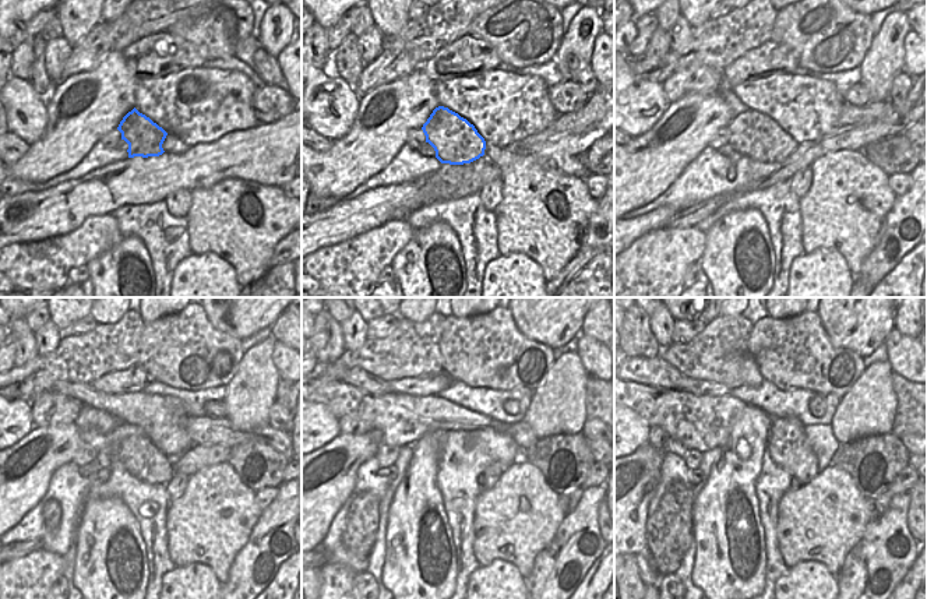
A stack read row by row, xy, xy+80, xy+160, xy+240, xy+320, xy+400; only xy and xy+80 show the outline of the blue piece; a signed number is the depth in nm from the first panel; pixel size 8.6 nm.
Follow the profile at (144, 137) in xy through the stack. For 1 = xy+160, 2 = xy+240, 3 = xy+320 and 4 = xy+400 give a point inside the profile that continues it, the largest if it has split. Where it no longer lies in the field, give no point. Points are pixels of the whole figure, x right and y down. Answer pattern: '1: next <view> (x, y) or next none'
1: next xy+160 (753, 134)
2: next xy+240 (137, 454)
3: next xy+320 (480, 479)
4: next xy+400 (795, 483)

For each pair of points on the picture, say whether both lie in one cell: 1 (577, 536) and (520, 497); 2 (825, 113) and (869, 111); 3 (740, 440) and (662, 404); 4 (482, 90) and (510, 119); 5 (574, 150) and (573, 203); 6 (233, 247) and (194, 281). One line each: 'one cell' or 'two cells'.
1: two cells
2: two cells
3: two cells
4: one cell
5: two cells
6: two cells

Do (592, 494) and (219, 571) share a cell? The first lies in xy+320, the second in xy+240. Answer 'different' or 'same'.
different

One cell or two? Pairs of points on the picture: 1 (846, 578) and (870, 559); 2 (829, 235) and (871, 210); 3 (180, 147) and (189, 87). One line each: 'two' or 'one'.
1: one
2: one
3: two

